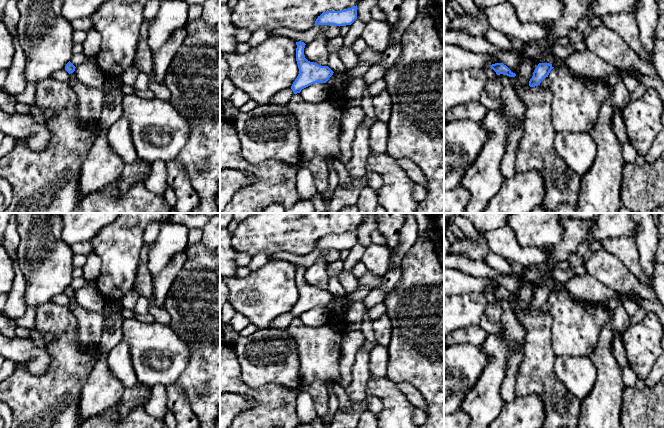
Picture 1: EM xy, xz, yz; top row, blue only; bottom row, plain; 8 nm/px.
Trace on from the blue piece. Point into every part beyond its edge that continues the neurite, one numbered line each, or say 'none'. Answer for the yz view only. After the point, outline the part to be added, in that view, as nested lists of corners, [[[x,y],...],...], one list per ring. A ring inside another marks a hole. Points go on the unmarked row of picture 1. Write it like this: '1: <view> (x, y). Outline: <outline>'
1: yz (602, 408). Outline: [[[587,272],[562,283],[560,290],[554,288],[552,291],[565,291],[576,301],[581,301],[591,305],[601,305],[610,314],[610,318],[603,325],[598,342],[589,356],[595,365],[597,377],[591,392],[583,401],[581,401],[581,412],[577,428],[622,428],[622,405],[625,384],[622,378],[623,369],[618,364],[612,353],[612,342],[616,334],[613,328],[613,314],[620,296],[614,290],[603,285],[598,279]]]

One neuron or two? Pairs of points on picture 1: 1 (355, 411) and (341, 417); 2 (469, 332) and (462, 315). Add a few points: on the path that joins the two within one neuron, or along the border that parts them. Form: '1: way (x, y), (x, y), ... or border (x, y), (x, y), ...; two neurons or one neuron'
1: way (352, 414), (349, 417), (344, 417); one neuron
2: border (479, 325), (469, 325), (454, 330); two neurons

